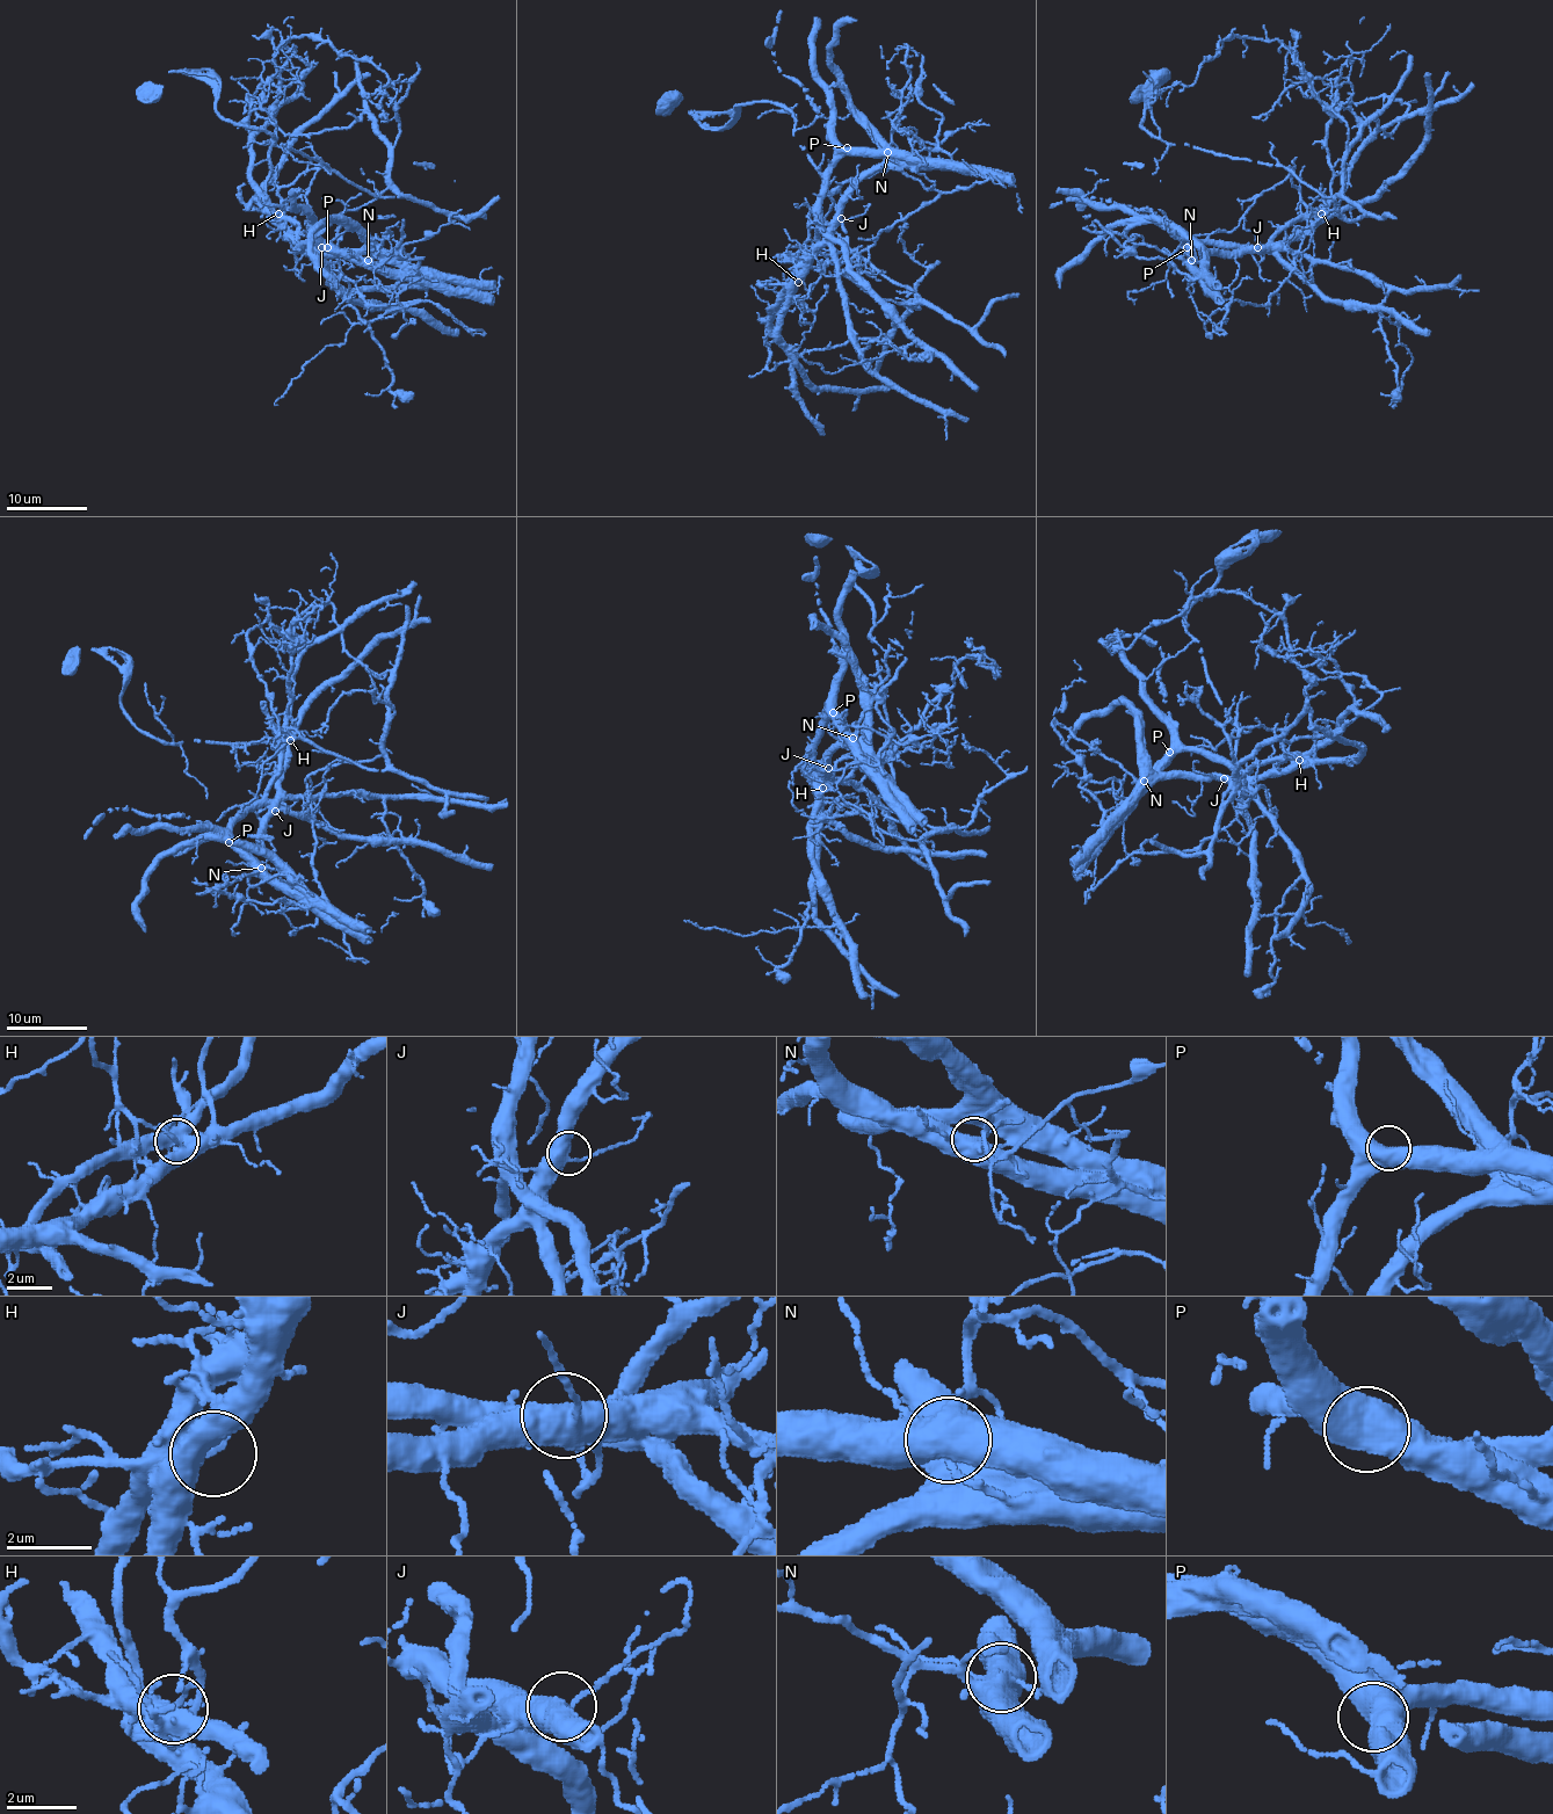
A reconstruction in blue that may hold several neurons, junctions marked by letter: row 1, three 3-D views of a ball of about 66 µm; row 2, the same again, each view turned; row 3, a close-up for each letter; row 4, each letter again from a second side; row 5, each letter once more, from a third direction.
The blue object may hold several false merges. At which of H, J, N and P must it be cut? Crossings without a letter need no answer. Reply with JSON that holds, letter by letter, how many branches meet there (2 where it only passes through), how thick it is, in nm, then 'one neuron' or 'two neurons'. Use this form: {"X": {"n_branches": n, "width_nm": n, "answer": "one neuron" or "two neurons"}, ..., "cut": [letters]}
{"H": {"n_branches": 2, "width_nm": 240, "answer": "two neurons"}, "J": {"n_branches": 3, "width_nm": 500, "answer": "one neuron"}, "N": {"n_branches": 5, "width_nm": 480, "answer": "two neurons"}, "P": {"n_branches": 2, "width_nm": 600, "answer": "one neuron"}, "cut": ["H", "N"]}

